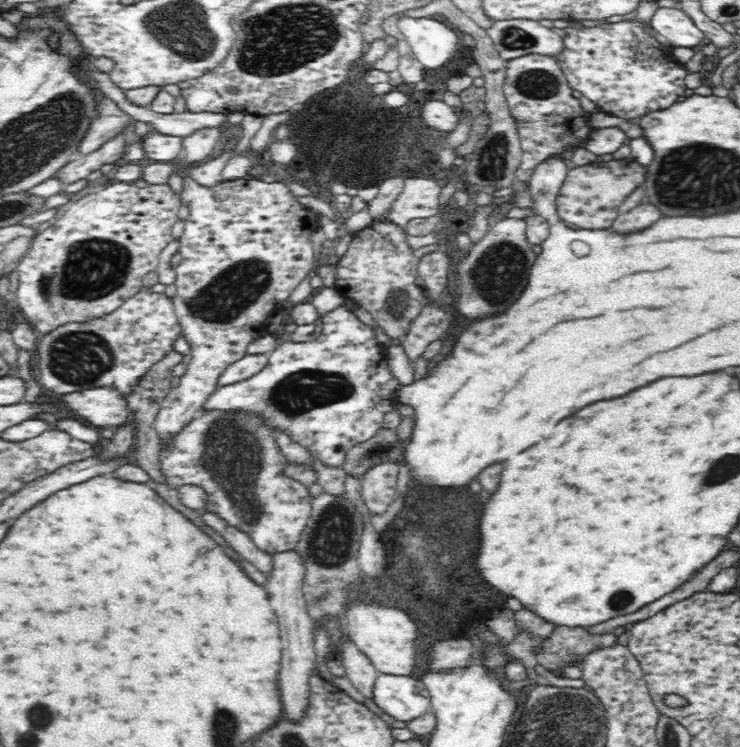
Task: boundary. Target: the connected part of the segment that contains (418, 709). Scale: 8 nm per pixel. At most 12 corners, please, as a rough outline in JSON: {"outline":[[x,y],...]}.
{"outline":[[378,676],[374,702],[410,722],[430,710],[423,681]]}

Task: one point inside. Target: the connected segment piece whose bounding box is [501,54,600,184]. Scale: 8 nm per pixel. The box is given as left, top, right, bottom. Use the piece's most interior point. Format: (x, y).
(549, 120)

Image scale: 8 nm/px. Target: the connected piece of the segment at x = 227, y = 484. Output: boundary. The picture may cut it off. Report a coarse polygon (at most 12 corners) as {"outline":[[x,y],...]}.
{"outline":[[204,407],[156,453],[170,489],[274,555],[310,485],[264,413]]}

